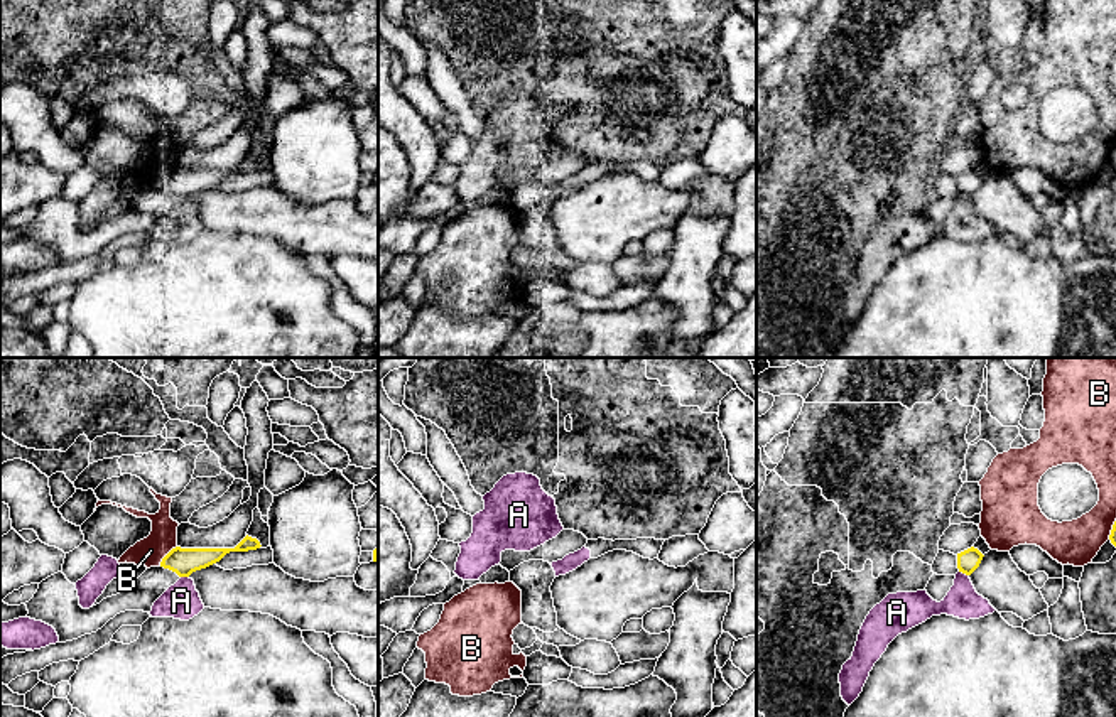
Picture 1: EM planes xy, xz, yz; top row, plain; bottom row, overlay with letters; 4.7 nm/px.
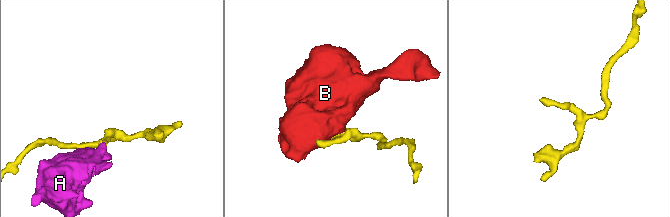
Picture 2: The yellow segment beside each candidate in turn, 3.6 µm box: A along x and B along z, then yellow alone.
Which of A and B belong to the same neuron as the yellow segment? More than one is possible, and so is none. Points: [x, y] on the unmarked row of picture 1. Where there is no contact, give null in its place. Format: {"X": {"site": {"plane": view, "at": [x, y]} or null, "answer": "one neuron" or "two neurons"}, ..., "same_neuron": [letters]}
{"A": {"site": {"plane": "yz", "at": [964, 194]}, "answer": "two neurons"}, "B": {"site": {"plane": "xy", "at": [166, 177]}, "answer": "two neurons"}, "same_neuron": []}

